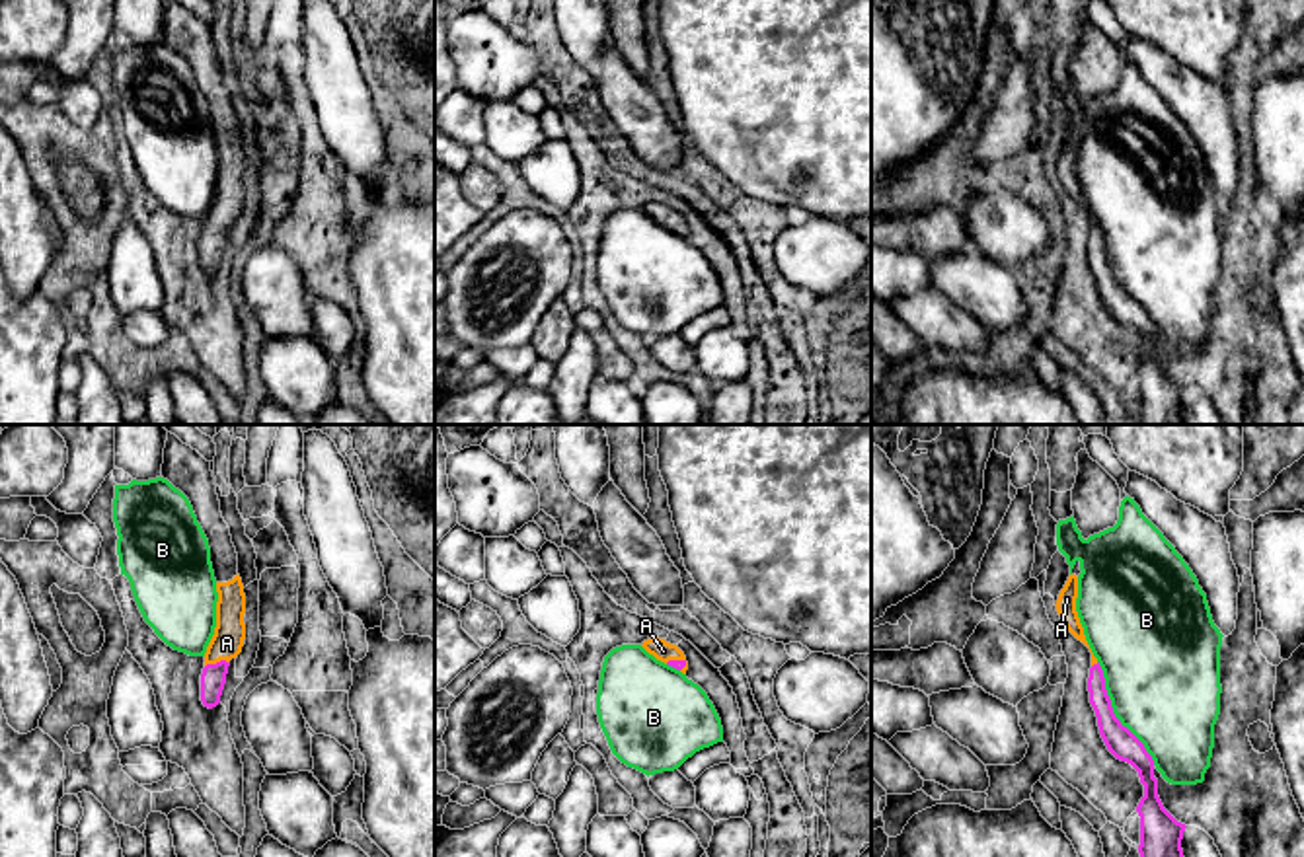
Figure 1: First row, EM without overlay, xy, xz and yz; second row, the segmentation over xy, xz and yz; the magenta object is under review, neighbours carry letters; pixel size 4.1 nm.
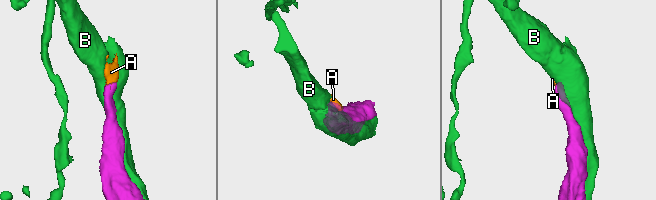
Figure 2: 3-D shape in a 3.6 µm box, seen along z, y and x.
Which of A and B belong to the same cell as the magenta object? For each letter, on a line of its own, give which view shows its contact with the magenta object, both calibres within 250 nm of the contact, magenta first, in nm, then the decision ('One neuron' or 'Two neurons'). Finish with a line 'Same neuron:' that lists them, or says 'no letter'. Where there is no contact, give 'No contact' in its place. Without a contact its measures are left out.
A: Touches magenta in xy. Thickness 110 nm (magenta) against 130 nm. One neuron
B: Touches magenta in yz. Thickness 120 nm (magenta) against 460 nm. Two neurons
Same neuron: A

